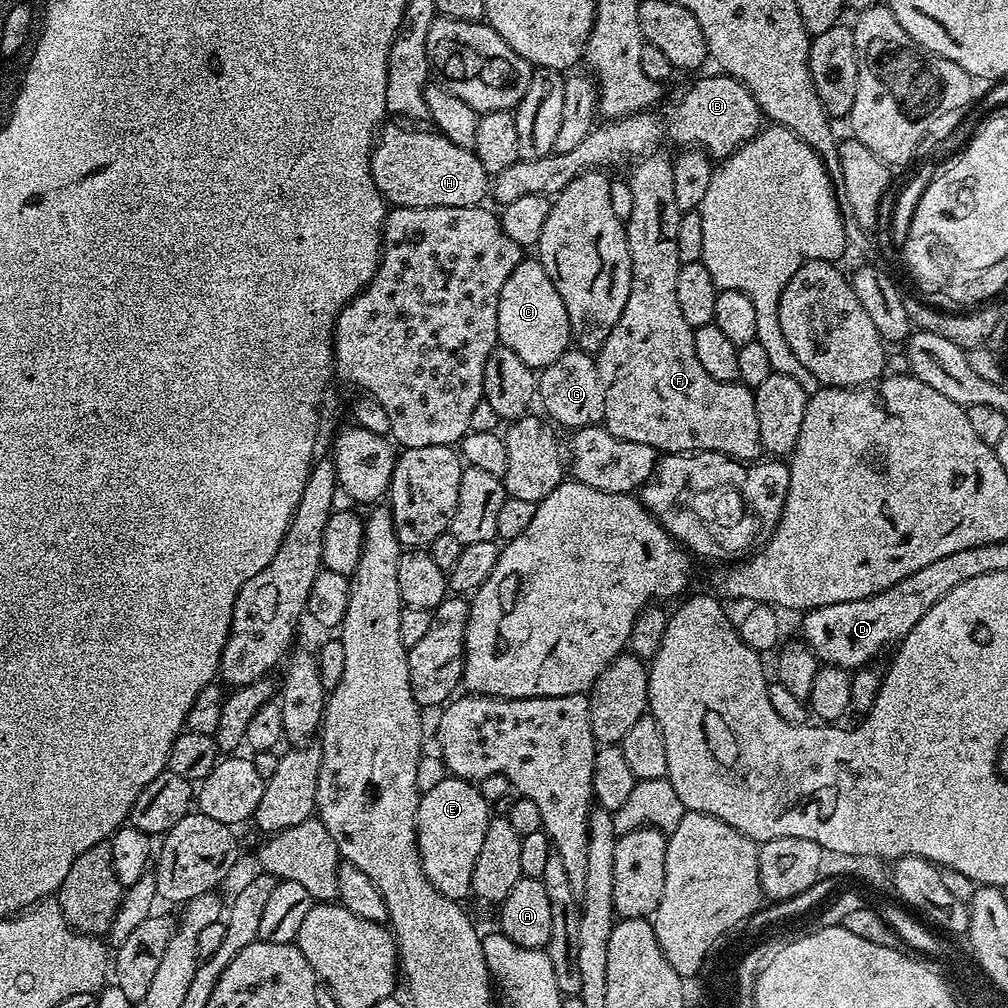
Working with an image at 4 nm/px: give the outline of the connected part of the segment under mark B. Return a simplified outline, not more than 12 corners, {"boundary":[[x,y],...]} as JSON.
{"boundary":[[696,80],[668,112],[668,136],[712,158],[762,127],[741,80]]}

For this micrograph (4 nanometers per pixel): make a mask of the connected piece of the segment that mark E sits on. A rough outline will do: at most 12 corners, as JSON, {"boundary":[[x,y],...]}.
{"boundary":[[447,778],[421,795],[420,861],[443,896],[471,893],[489,801]]}

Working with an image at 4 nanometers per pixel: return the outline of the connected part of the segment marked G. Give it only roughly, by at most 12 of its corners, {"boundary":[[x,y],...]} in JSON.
{"boundary":[[568,347],[539,369],[543,415],[569,430],[603,425],[593,353]]}

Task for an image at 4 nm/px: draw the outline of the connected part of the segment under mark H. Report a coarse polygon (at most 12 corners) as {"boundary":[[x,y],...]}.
{"boundary":[[387,123],[371,178],[391,207],[470,208],[491,191],[473,149]]}

